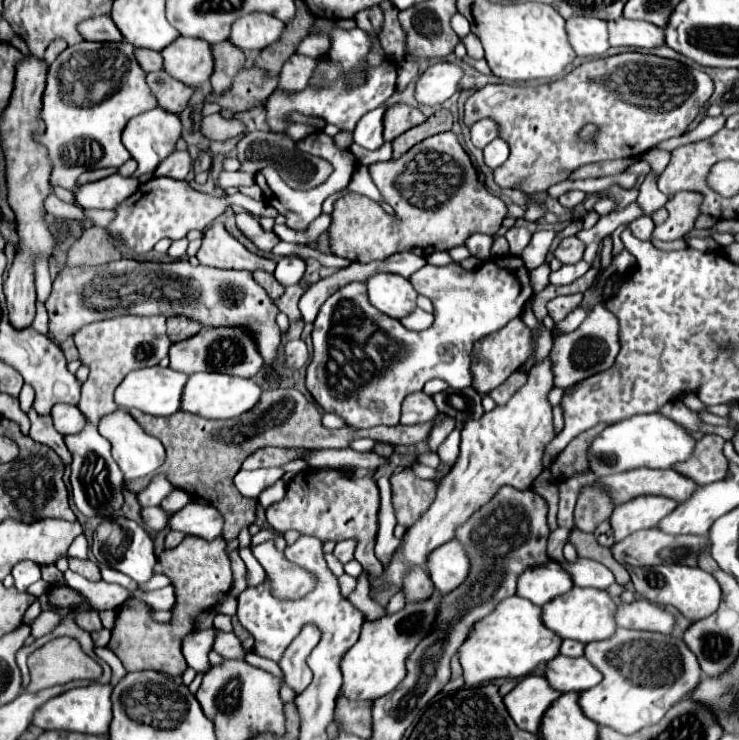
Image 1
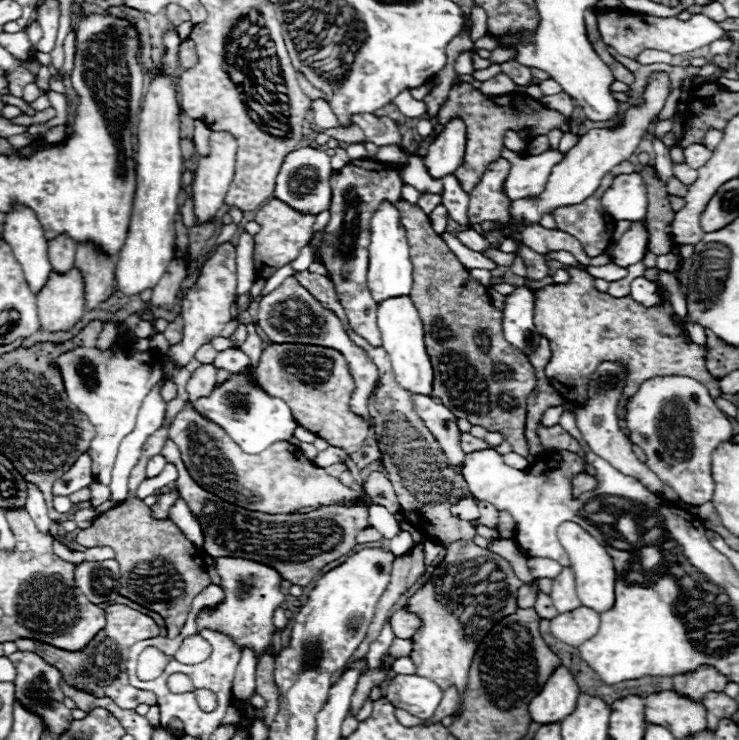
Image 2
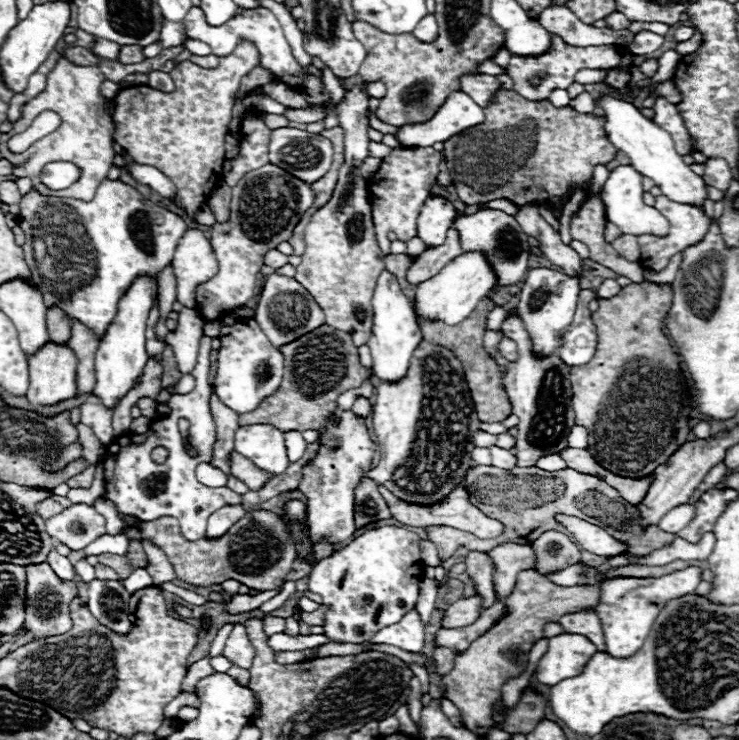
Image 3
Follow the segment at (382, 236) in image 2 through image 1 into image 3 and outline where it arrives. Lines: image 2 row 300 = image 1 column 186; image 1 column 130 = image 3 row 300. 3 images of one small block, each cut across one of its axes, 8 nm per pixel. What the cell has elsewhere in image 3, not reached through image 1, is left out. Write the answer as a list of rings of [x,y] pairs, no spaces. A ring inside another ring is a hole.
[[[384,270],[378,276],[372,306],[374,306],[374,320],[372,320],[372,334],[368,338],[368,346],[372,352],[372,372],[378,380],[394,382],[406,374],[412,352],[422,342],[422,332],[414,318],[412,306],[398,284],[398,278],[388,270]]]

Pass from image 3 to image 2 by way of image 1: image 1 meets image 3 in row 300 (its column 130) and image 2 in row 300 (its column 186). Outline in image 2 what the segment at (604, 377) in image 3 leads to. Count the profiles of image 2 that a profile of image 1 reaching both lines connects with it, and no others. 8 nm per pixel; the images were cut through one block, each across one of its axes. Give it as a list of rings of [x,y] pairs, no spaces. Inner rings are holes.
[[[568,266],[570,274],[568,284],[550,284],[536,292],[536,310],[534,310],[534,326],[536,332],[550,342],[552,356],[544,368],[544,374],[554,382],[556,390],[562,392],[562,398],[568,402],[584,402],[586,390],[590,382],[590,374],[598,368],[602,360],[622,360],[628,366],[628,382],[624,388],[624,396],[618,404],[618,424],[628,436],[624,422],[624,406],[626,398],[638,390],[638,386],[646,378],[670,376],[670,374],[686,374],[698,382],[702,382],[712,398],[718,398],[720,386],[718,378],[714,378],[706,368],[706,348],[694,342],[686,342],[682,332],[672,324],[672,306],[668,302],[666,290],[660,286],[664,296],[662,306],[644,308],[638,306],[630,296],[612,298],[608,292],[598,292],[594,288],[594,276],[586,270]]]

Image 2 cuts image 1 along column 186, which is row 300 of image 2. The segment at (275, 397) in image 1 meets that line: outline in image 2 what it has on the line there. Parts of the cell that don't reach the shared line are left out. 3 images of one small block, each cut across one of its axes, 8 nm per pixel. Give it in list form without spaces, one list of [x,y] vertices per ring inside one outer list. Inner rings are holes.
[[[400,198],[396,206],[402,214],[402,224],[406,226],[406,234],[410,242],[410,260],[414,266],[414,282],[412,282],[410,298],[414,306],[418,306],[418,314],[424,322],[426,352],[434,366],[434,398],[440,400],[446,408],[450,408],[450,412],[454,412],[458,418],[466,418],[470,424],[482,426],[488,432],[500,432],[504,440],[512,444],[514,452],[526,456],[528,462],[532,462],[534,456],[528,454],[528,444],[524,438],[524,422],[526,422],[526,398],[530,396],[534,384],[538,382],[534,366],[530,364],[528,356],[524,356],[518,348],[506,342],[502,334],[502,314],[500,310],[494,308],[488,290],[480,282],[474,282],[470,278],[468,268],[448,250],[440,234],[432,230],[428,214],[418,204],[410,204],[404,198]]]

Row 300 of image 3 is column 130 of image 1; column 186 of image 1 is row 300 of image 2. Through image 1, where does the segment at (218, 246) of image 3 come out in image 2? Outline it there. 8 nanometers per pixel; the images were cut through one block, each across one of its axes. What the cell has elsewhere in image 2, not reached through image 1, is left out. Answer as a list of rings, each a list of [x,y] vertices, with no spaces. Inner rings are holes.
[[[222,244],[216,254],[204,264],[200,278],[196,284],[186,292],[182,298],[182,318],[184,318],[184,336],[182,340],[172,346],[170,356],[172,362],[180,368],[186,368],[188,362],[194,358],[196,350],[204,344],[208,344],[214,336],[220,334],[220,330],[228,324],[230,320],[230,304],[236,298],[236,250],[234,246]]]

